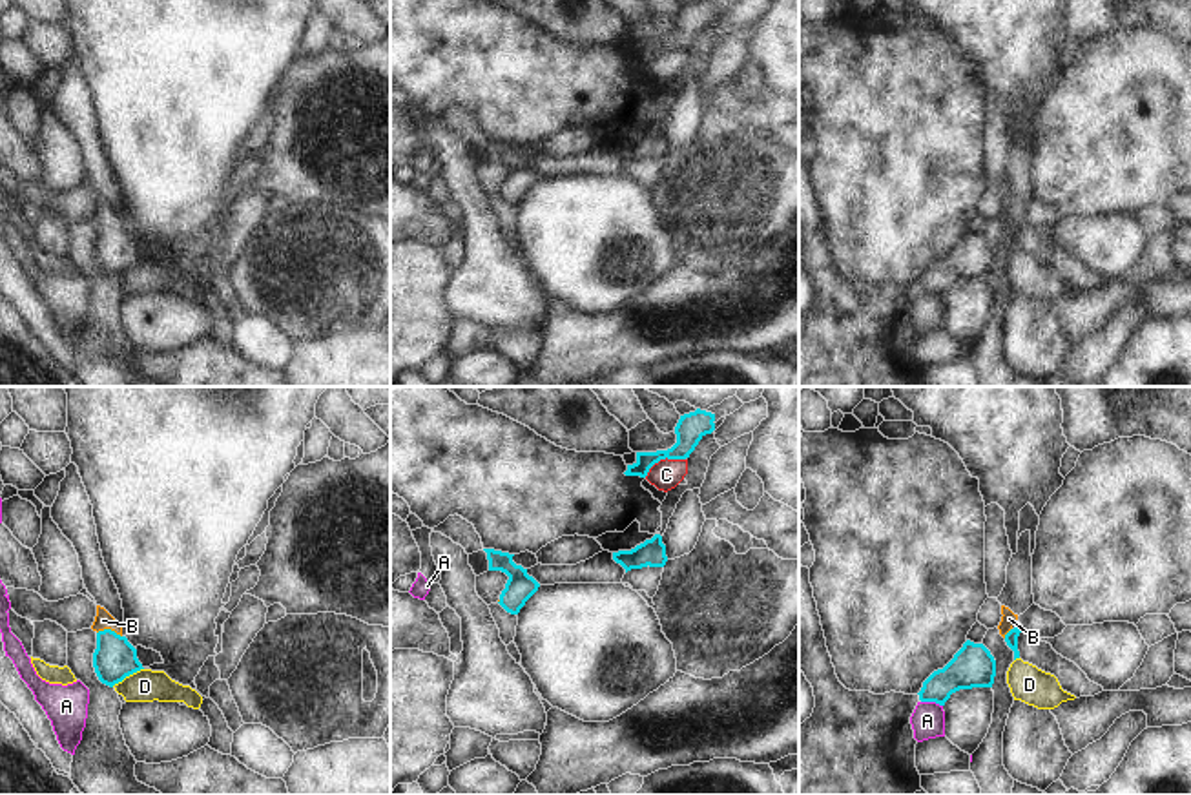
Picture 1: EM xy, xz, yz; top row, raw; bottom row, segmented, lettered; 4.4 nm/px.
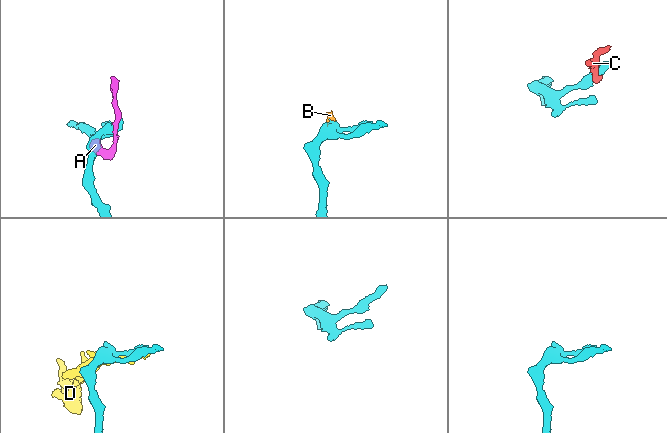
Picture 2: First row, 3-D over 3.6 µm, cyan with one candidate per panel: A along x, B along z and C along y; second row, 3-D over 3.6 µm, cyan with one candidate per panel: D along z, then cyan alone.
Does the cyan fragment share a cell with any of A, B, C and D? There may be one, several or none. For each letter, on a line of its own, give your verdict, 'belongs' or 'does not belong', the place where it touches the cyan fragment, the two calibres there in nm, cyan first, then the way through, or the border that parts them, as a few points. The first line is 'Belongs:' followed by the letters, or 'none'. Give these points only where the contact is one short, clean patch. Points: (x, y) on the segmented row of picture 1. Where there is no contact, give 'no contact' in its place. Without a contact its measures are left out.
Belongs: B
A: does not belong; contact yz (932, 701); calibres 190 and 150 nm; border yz (921, 701), (932, 701), (942, 706)
B: belongs; contact xy (110, 629); calibres 190 and 80 nm; way xy (113, 659), (110, 629), (103, 620)
C: does not belong; contact xz (662, 458); calibres 130 and 140 nm; border xz (684, 458), (661, 458), (644, 476)
D: does not belong; contact xy (126, 675); calibres 190 and 140 nm

